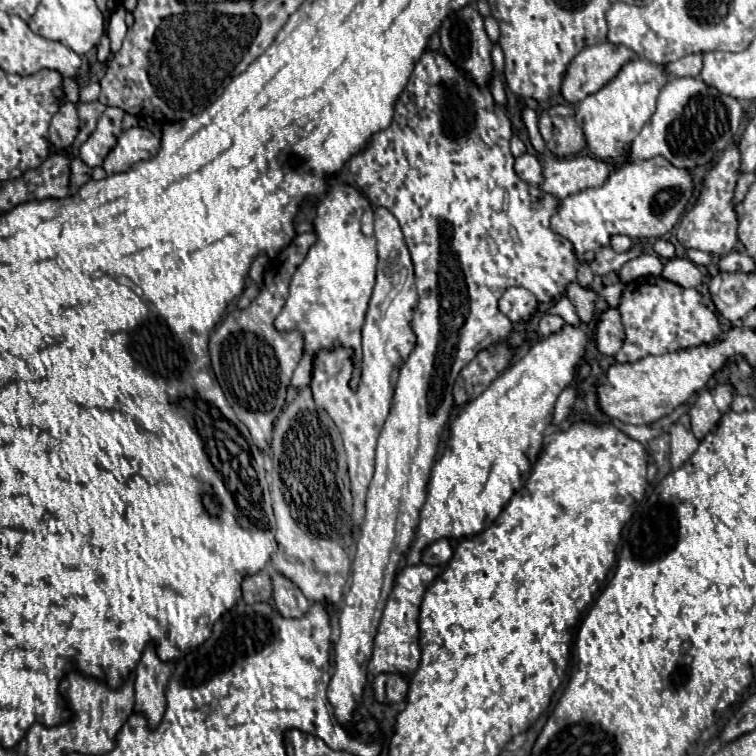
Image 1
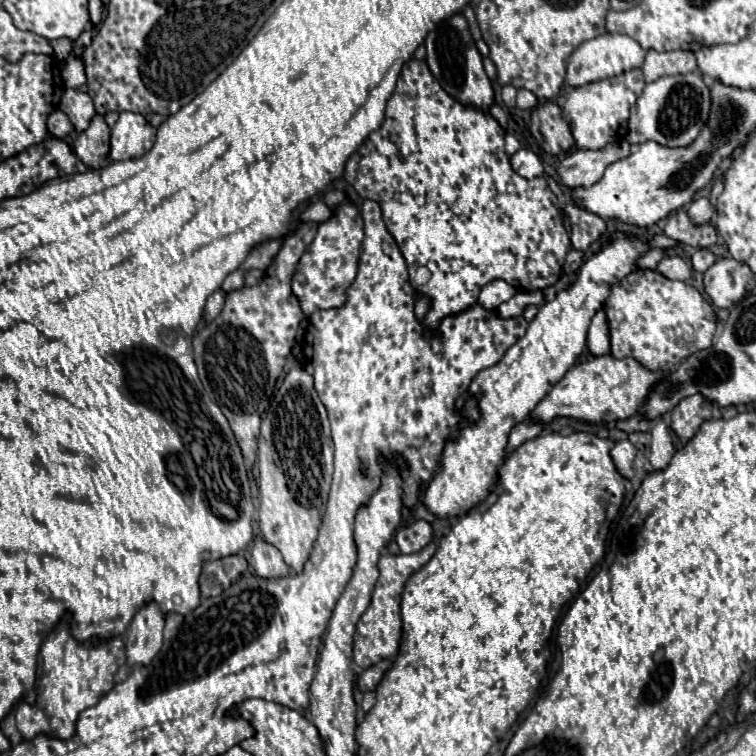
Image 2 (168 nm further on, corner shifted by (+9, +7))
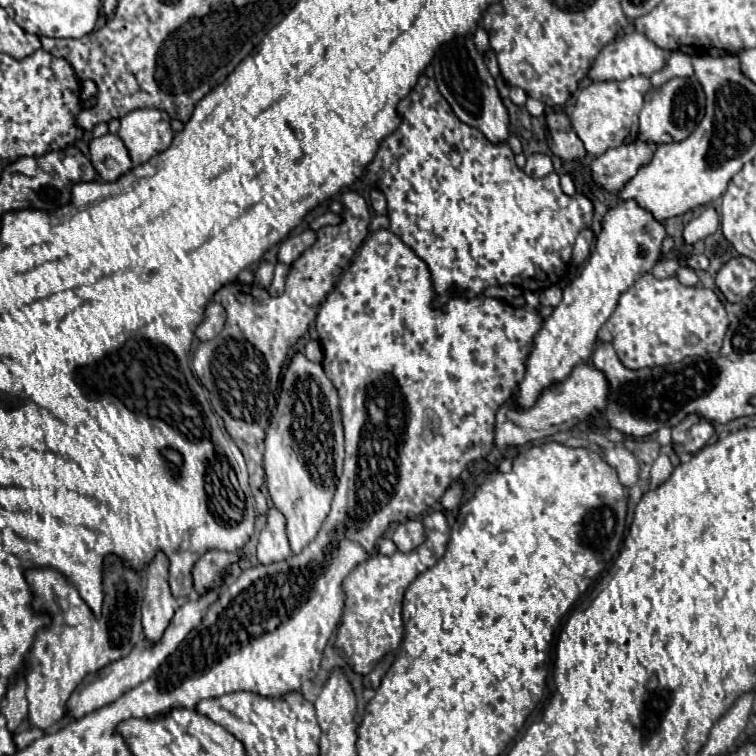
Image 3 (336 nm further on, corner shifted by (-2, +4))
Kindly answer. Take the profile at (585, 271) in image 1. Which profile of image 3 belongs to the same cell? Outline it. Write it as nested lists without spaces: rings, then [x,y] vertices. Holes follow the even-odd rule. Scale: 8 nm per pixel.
[[[531,154],[527,158],[527,164],[523,170],[525,170],[525,174],[529,174],[533,178],[543,178],[543,176],[553,172],[553,162],[545,154]]]

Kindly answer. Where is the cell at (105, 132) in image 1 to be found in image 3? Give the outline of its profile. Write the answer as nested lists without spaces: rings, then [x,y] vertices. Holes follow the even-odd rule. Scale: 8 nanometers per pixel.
[[[105,134],[93,138],[89,152],[91,152],[91,164],[101,180],[117,180],[123,172],[131,170],[133,166],[127,148],[117,134]]]

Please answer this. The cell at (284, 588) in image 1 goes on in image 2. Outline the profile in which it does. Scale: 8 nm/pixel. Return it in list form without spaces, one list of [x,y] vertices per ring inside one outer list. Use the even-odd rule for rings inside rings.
[[[256,535],[250,549],[250,567],[258,577],[272,579],[272,577],[286,577],[290,567],[284,563],[280,551],[274,545],[268,545],[264,537]]]

